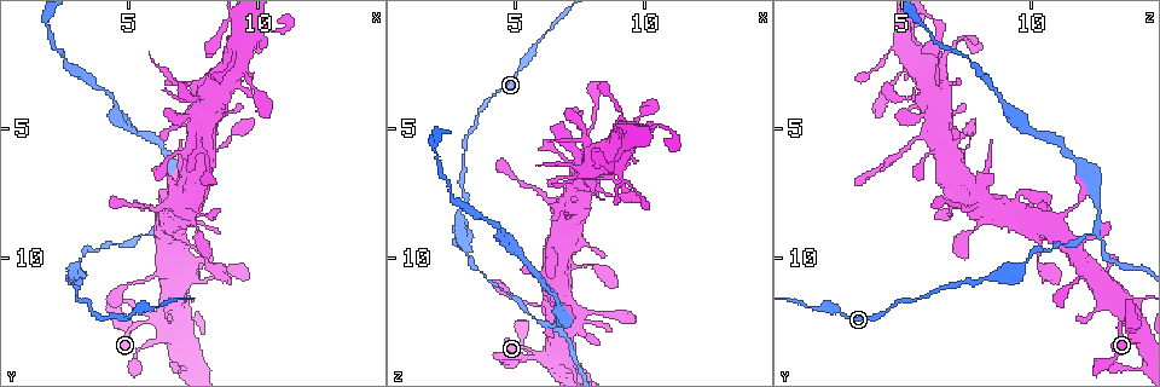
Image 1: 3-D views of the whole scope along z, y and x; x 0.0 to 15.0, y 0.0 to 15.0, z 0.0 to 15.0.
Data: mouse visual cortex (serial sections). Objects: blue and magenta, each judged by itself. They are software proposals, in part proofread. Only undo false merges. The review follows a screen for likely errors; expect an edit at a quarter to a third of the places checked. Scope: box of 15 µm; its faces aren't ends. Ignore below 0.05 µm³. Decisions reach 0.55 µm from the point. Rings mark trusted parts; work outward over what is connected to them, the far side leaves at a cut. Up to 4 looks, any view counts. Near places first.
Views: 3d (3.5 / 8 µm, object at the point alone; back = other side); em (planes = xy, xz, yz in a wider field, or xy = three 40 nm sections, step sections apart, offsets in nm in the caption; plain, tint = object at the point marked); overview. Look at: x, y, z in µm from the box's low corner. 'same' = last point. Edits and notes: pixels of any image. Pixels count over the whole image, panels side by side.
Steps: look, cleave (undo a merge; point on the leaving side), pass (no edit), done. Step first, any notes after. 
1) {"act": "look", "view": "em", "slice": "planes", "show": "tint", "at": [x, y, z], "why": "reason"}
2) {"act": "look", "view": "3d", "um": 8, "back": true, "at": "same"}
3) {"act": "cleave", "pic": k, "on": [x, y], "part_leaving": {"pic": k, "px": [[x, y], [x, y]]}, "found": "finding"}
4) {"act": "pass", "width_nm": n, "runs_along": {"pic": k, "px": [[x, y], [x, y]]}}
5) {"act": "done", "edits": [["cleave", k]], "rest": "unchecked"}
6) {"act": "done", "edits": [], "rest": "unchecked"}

{"act": "look", "view": "3d", "um": 3.5, "at": [3.0, 10.4, 9.6], "why": "calibre changes"}

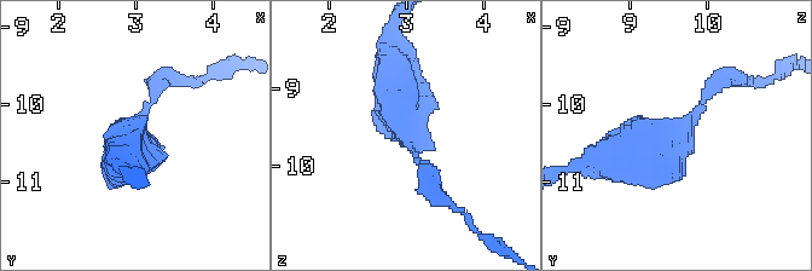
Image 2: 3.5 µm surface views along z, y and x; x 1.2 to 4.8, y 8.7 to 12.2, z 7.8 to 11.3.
{"act": "look", "view": "em", "slice": "xy", "step": 5, "show": "tint", "at": [3.00, 10.40, 9.55], "arm_widths_nm": [150, 600]}

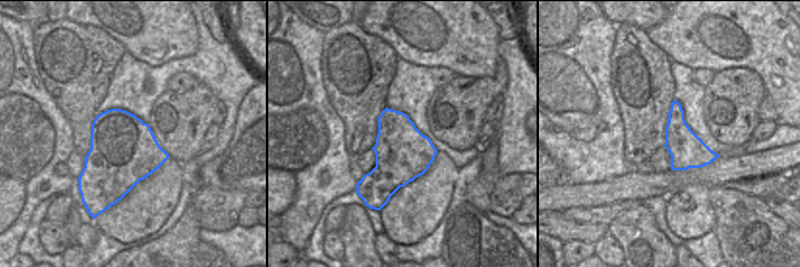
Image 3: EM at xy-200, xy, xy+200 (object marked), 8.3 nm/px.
{"act": "pass", "found": "continuous, no second cell"}

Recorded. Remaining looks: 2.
{"act": "look", "view": "3d", "um": 3.5, "back": true, "at": [6.0, 12.4, 13.9], "why": "abrupt turn"}

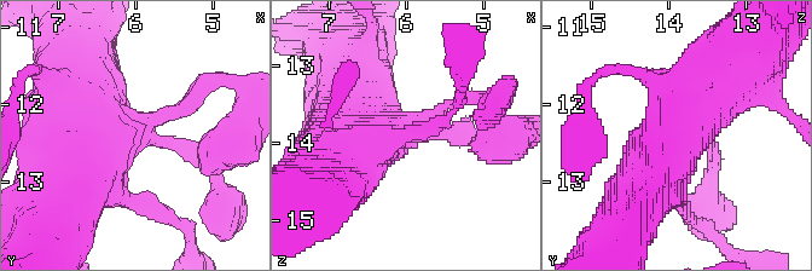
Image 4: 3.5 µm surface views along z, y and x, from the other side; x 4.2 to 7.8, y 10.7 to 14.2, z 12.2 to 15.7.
{"act": "look", "view": "em", "slice": "xy", "step": 2, "show": "tint", "at": [6.05, 12.35, 13.80]}

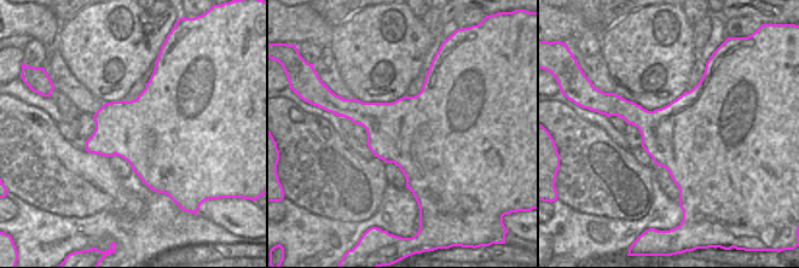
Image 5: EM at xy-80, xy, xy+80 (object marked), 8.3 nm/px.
{"act": "pass", "found": "one cell here"}

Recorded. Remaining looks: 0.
{"act": "done", "edits": [], "rest": "unchecked"}

